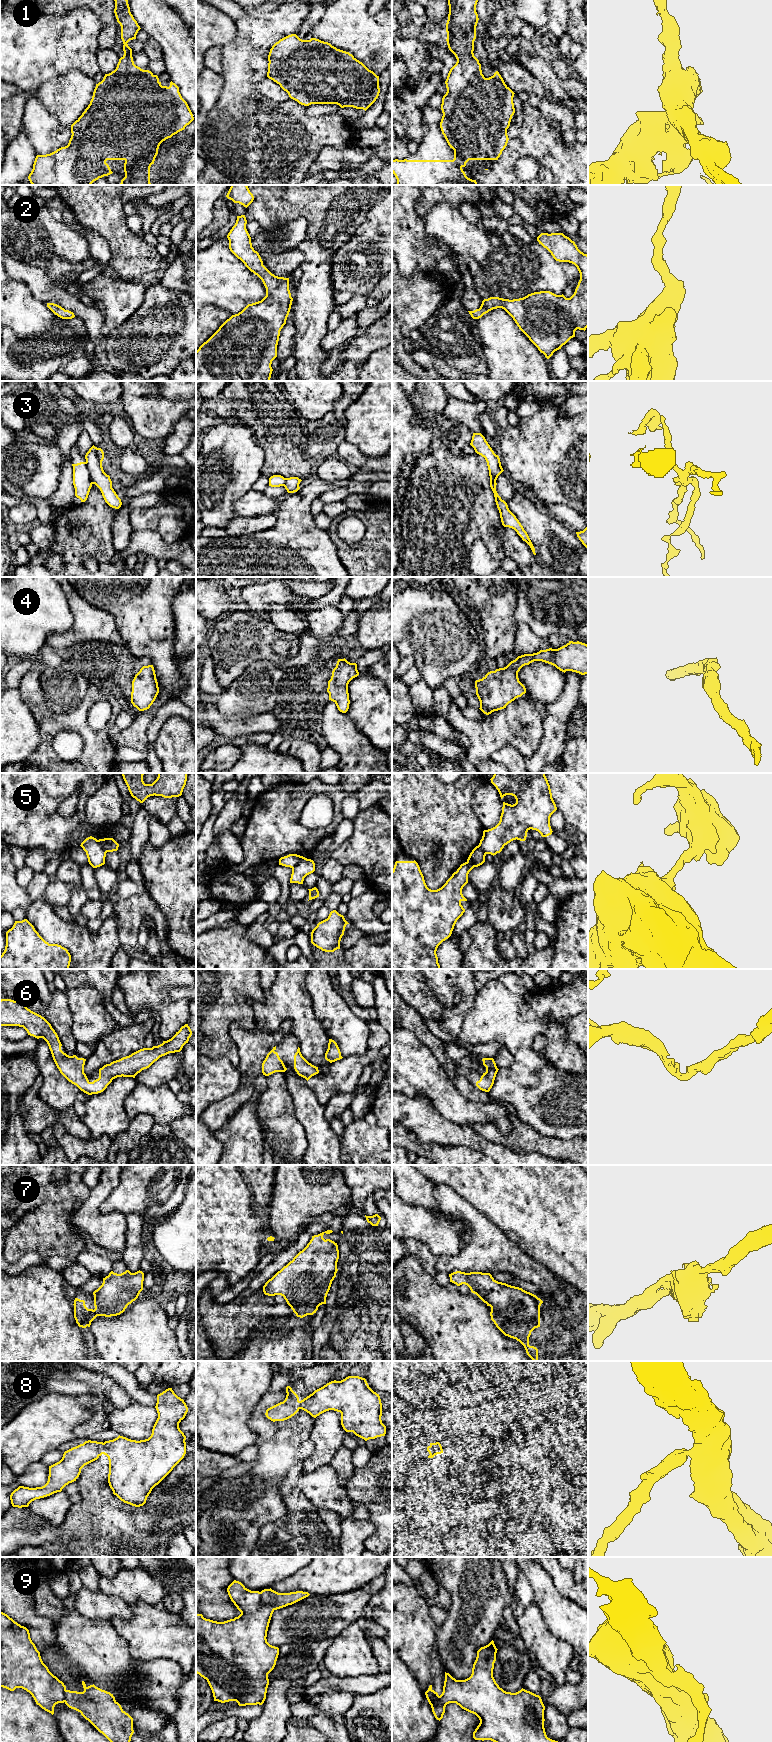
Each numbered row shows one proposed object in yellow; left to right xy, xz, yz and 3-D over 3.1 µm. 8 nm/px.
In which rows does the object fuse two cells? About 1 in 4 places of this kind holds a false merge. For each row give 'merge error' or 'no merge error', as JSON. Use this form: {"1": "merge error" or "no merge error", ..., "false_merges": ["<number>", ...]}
{"1": "merge error", "2": "no merge error", "3": "merge error", "4": "no merge error", "5": "merge error", "6": "no merge error", "7": "no merge error", "8": "no merge error", "9": "merge error", "false_merges": ["1", "3", "5", "9"]}

